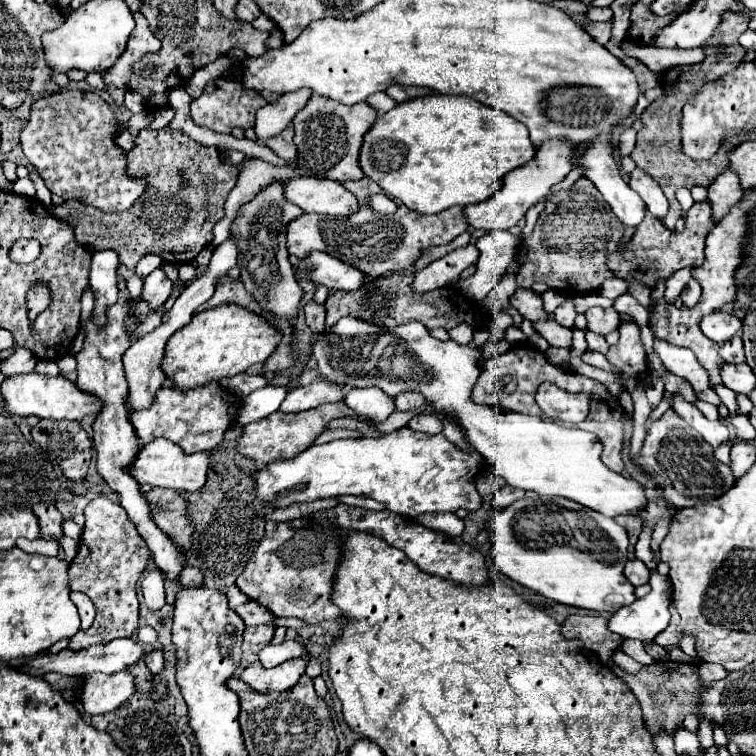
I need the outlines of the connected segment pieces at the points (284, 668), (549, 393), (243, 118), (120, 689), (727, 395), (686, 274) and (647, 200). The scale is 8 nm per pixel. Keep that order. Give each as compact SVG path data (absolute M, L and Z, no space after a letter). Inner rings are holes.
M296 658L296 660L276 666L272 670L264 668L260 662L254 662L242 670L240 680L246 682L250 688L254 688L260 694L284 692L284 690L296 686L298 678L306 670L306 662L308 662L308 658Z
M544 382L538 386L536 404L548 418L570 422L570 424L582 422L588 416L588 406L590 406L588 396L570 394L550 382Z
M217 78L211 80L204 90L204 94L196 100L192 100L192 106L190 106L190 114L192 114L192 120L198 124L198 126L204 126L204 128L210 128L214 132L220 132L220 134L230 134L234 128L252 128L254 126L254 114L258 108L266 106L266 98L258 92L244 92L244 88L240 88L240 82L238 80L228 80L228 78Z
M130 670L108 674L88 674L84 678L82 706L90 714L104 714L116 710L136 694L134 676Z
M720 384L720 388L714 388L714 390L716 390L716 394L720 396L720 400L724 402L724 406L728 408L730 418L738 416L738 400L736 400L736 394L734 394L730 388L724 388L722 384Z
M684 268L684 270L680 270L680 272L674 272L674 274L666 280L664 298L666 298L668 302L674 302L674 300L680 296L680 292L684 290L684 284L690 280L690 270L692 270L692 268Z
M634 170L632 174L630 174L630 188L634 190L634 192L638 192L640 194L640 198L644 200L644 204L646 204L646 208L648 208L648 212L654 216L654 218L658 218L658 220L664 220L664 216L666 216L666 212L668 212L668 200L666 200L666 196L662 194L662 190L660 190L660 186L656 184L656 180L652 180L648 174L644 174L644 170Z

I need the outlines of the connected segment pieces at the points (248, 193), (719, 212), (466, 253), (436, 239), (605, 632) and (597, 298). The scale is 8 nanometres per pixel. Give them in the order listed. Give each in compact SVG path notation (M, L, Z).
M252 160L248 164L244 164L244 168L240 170L238 176L238 184L236 190L230 192L228 200L226 200L226 212L224 218L214 226L214 238L212 238L212 246L220 246L228 236L230 236L230 226L236 218L236 212L240 208L240 204L250 202L260 190L266 188L266 184L270 186L276 180L286 180L301 177L299 169L294 169L289 165L285 167L272 166L264 160Z
M730 164L728 168L714 178L714 182L708 186L708 200L712 204L712 220L718 222L722 220L730 208L742 198L744 190L740 186L740 180L738 176L730 170Z
M468 244L466 248L458 248L444 258L430 262L426 268L416 270L412 292L422 294L444 286L454 286L460 278L460 272L470 264L476 264L476 260L478 260L478 250L474 244Z
M360 178L356 182L342 182L342 186L356 194L358 200L362 200L360 210L352 216L342 218L324 218L320 214L302 214L300 218L294 218L292 224L288 224L286 228L286 246L292 256L308 258L312 252L318 250L350 266L366 270L366 274L372 278L378 278L390 272L412 268L426 248L448 244L450 240L468 230L462 206L452 206L442 214L426 216L412 212L410 208L400 204L400 208L392 216L374 214L372 210L368 210L364 202L364 198L368 198L370 192L380 192L380 186L374 180Z
M570 614L566 622L562 624L562 636L564 638L576 638L580 640L586 650L594 652L602 664L610 662L612 652L622 644L622 636L616 636L608 630L604 616L582 616L582 614Z
M584 294L584 296L576 296L574 302L576 302L577 313L585 313L586 310L592 308L592 306L602 306L602 308L612 306L612 300L600 296L600 294Z

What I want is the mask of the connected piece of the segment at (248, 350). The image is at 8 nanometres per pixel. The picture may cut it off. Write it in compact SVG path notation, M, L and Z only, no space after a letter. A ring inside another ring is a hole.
M212 308L198 312L190 324L170 336L160 366L174 388L198 388L202 384L220 382L222 378L246 372L254 364L262 364L276 350L278 342L280 334L246 308Z

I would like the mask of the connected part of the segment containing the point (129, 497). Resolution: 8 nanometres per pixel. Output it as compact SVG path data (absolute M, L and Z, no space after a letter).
M134 300L106 308L106 324L104 326L98 326L94 322L94 318L90 316L90 320L82 326L84 348L76 354L76 360L78 360L76 386L82 392L98 396L102 400L102 408L96 414L96 420L92 424L92 428L94 428L92 442L98 452L98 460L96 460L98 474L106 480L106 484L112 490L116 490L120 494L120 506L128 512L130 520L146 536L144 540L148 540L148 548L152 552L154 564L158 568L162 568L162 572L170 580L174 580L180 574L180 570L184 568L184 556L180 552L176 552L172 540L156 528L156 524L150 518L148 502L144 500L144 496L140 492L140 486L136 484L136 480L132 480L128 476L128 472L124 472L124 468L128 468L128 464L132 464L132 456L136 454L136 448L140 448L140 440L136 436L134 426L128 420L128 406L126 406L128 382L124 378L122 356L138 338L142 338L144 334L152 332L158 326L160 326L160 316L154 314L146 302L134 302Z

